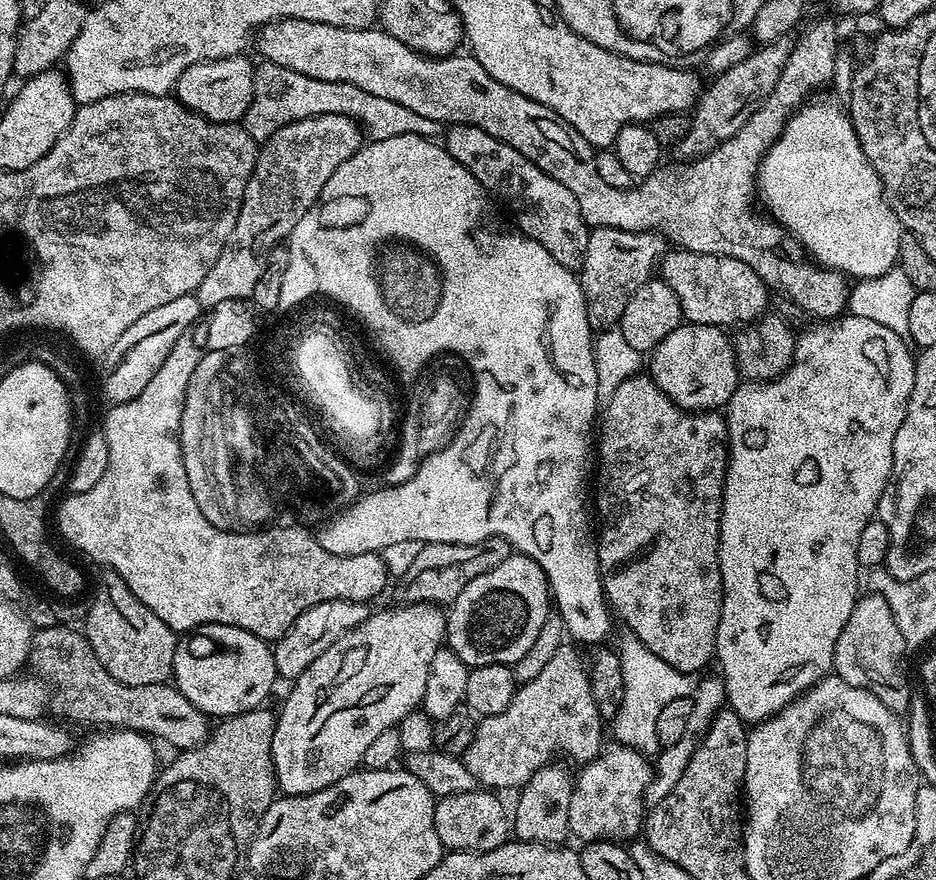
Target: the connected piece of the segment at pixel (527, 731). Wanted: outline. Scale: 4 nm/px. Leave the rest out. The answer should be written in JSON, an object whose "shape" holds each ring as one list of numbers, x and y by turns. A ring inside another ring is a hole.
{"shape":[[565,646,550,658,550,663,541,672,530,678,530,682,520,684,514,698,506,710,497,716,485,716,477,723,474,742,463,754,464,765,470,774,474,774,477,785,488,790,500,788,519,789,534,775,543,764,553,759,552,752,559,748,568,748,572,756,581,756,581,761,592,760,602,750,600,744,600,727,602,721,598,714,598,706,594,706,594,698,590,694,590,682,585,661,571,646]]}

